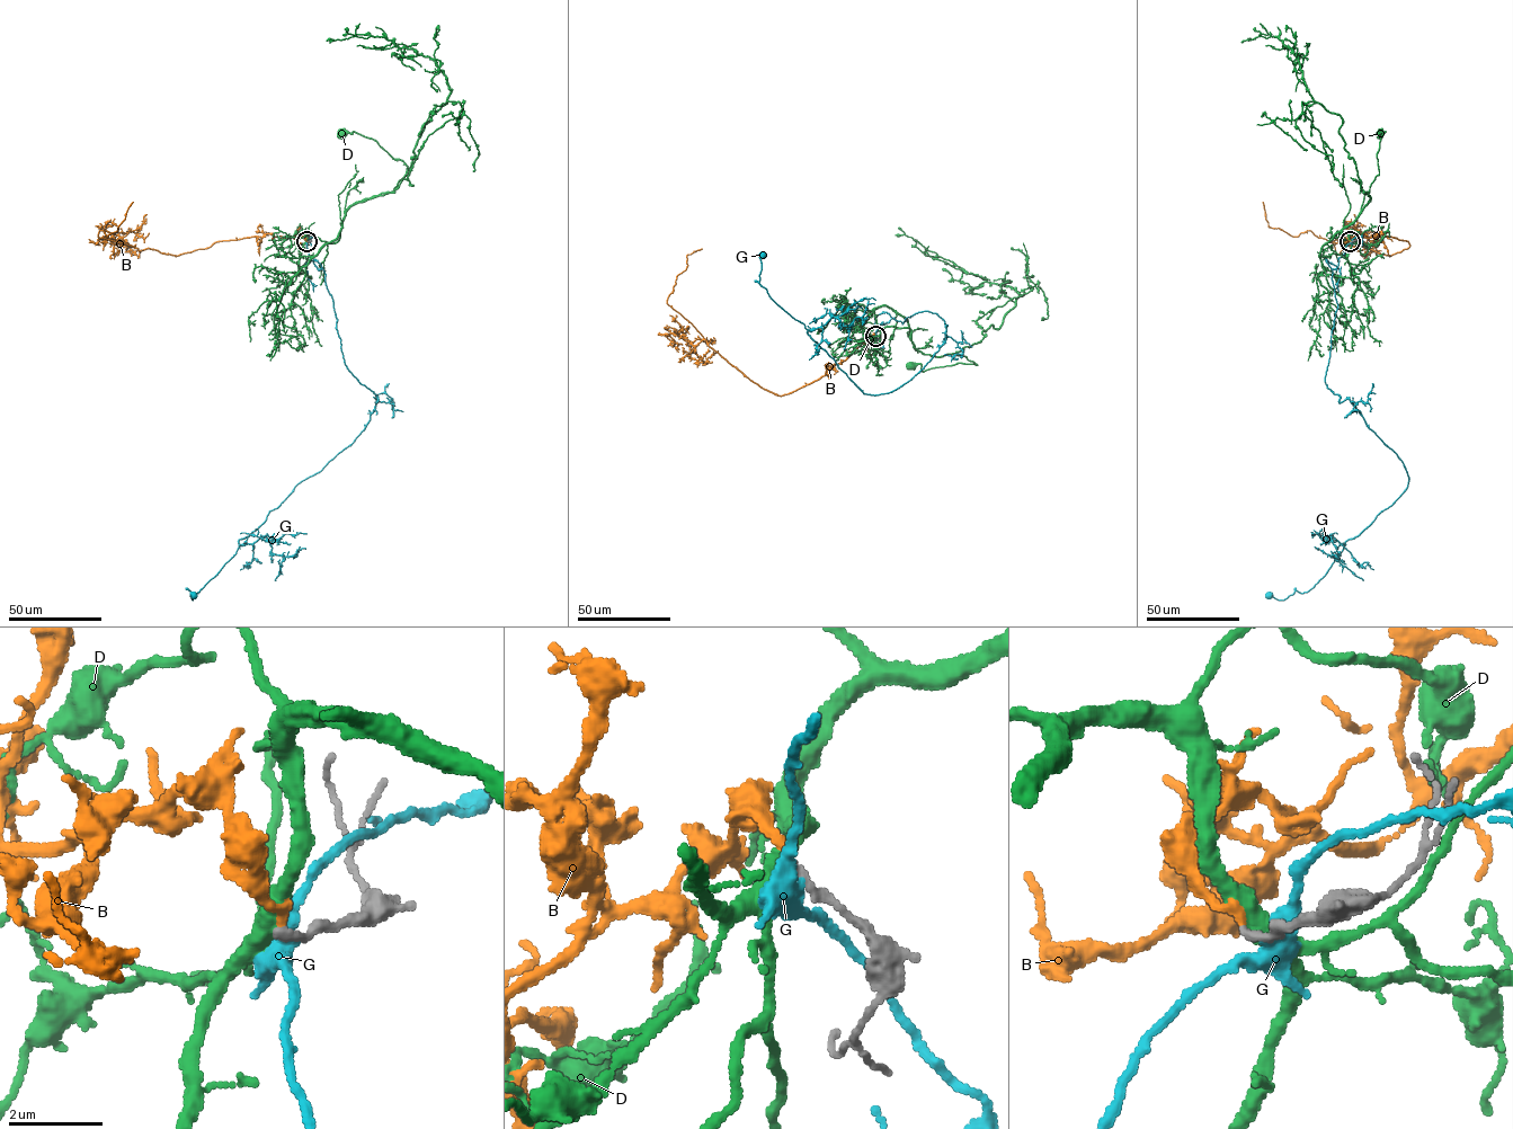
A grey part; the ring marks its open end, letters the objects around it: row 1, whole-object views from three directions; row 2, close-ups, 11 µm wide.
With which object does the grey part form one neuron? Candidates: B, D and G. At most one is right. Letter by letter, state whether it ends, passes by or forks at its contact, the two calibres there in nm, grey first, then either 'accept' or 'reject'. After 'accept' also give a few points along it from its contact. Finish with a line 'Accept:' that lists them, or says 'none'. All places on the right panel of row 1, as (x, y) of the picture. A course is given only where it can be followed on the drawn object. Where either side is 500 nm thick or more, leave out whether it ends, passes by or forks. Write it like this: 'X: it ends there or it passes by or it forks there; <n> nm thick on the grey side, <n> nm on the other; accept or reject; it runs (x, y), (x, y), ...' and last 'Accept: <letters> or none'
B: it ends there; 190 nm thick on the grey side, 200 nm on the other; accept; it runs (1350, 241), (1350, 236), (1379, 233), (1409, 247), (1386, 255), (1310, 230), (1293, 237), (1270, 228), (1262, 202)
D: it passes by; 200 nm thick on the grey side, 440 nm on the other; reject
G: it forks there; 260 nm thick on the grey side, 360 nm on the other; reject
Accept: B

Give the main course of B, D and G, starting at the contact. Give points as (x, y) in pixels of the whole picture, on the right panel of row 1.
B: (1350, 241), (1350, 236), (1379, 233), (1409, 247), (1386, 255), (1310, 230), (1293, 237), (1270, 228), (1262, 202)
D: (1350, 241), (1343, 233), (1341, 243), (1341, 231), (1370, 199), (1385, 132), (1379, 133)
G: (1351, 241), (1332, 269), (1337, 308), (1325, 381), (1394, 452), (1408, 482), (1311, 588), (1283, 599), (1267, 594)

